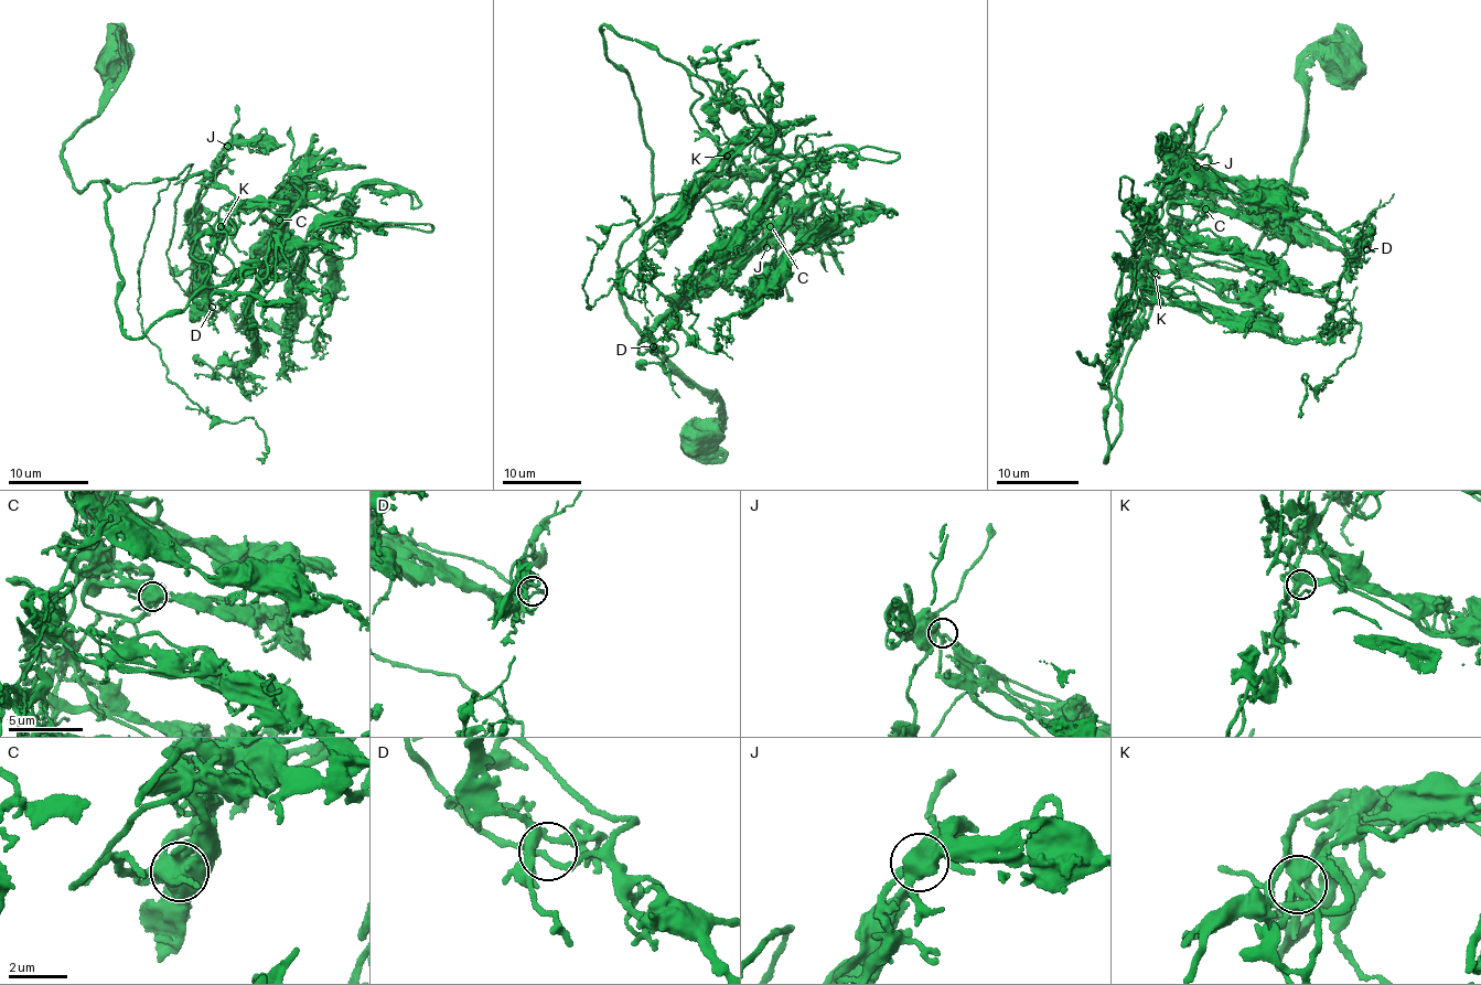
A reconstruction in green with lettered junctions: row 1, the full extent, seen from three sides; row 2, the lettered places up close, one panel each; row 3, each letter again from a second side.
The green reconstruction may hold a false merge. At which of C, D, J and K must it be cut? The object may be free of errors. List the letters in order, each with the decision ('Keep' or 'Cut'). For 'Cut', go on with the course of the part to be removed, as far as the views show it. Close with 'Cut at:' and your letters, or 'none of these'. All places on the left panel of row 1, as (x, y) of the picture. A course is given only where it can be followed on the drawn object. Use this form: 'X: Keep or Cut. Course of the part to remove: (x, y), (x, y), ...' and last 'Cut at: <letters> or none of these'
C: Keep
D: Keep
J: Keep
K: Keep
Cut at: none of these

